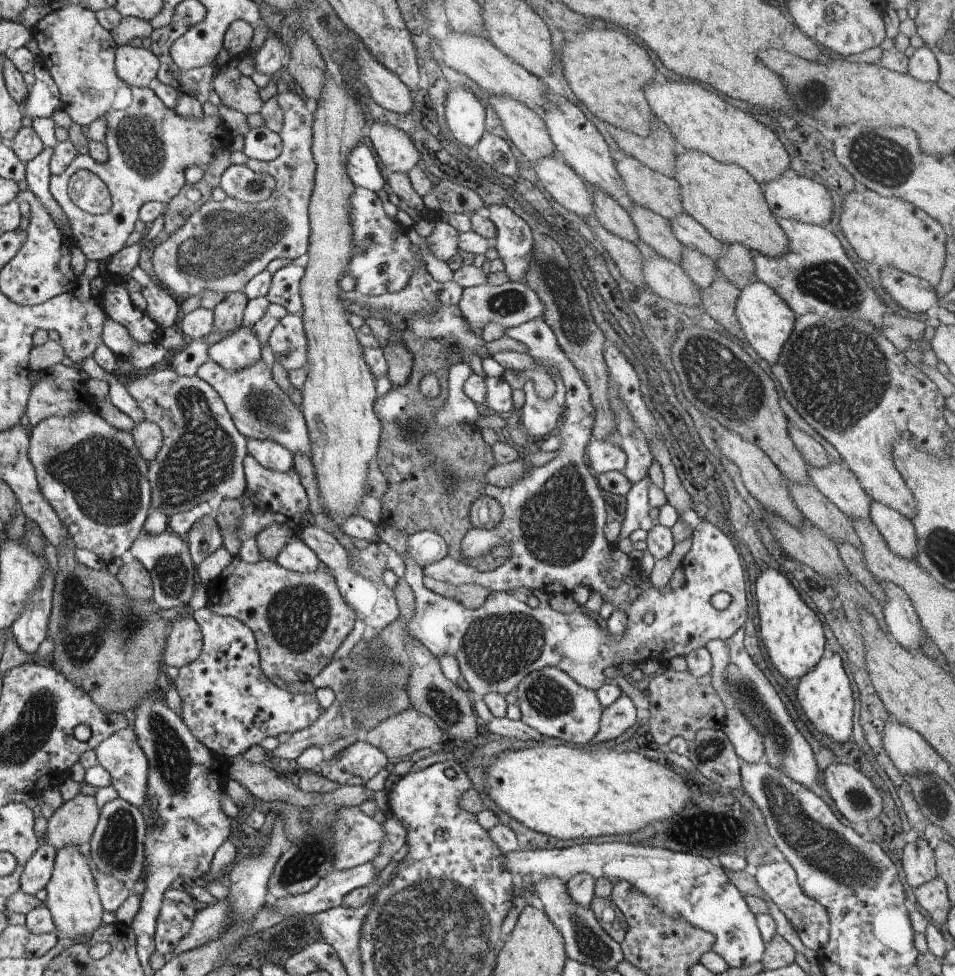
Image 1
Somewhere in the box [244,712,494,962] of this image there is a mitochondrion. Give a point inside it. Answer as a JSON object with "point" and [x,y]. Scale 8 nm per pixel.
{"point":[312,855]}

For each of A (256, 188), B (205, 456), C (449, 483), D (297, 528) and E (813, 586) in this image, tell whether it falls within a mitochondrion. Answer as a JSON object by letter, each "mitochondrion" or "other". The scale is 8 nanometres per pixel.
{"A":"mitochondrion","B":"mitochondrion","C":"mitochondrion","D":"other","E":"other"}

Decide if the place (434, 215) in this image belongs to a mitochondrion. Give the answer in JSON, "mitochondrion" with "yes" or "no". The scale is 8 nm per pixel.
{"mitochondrion":"no"}

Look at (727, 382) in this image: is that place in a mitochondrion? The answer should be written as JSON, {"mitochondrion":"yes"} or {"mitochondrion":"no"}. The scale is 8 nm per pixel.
{"mitochondrion":"yes"}

